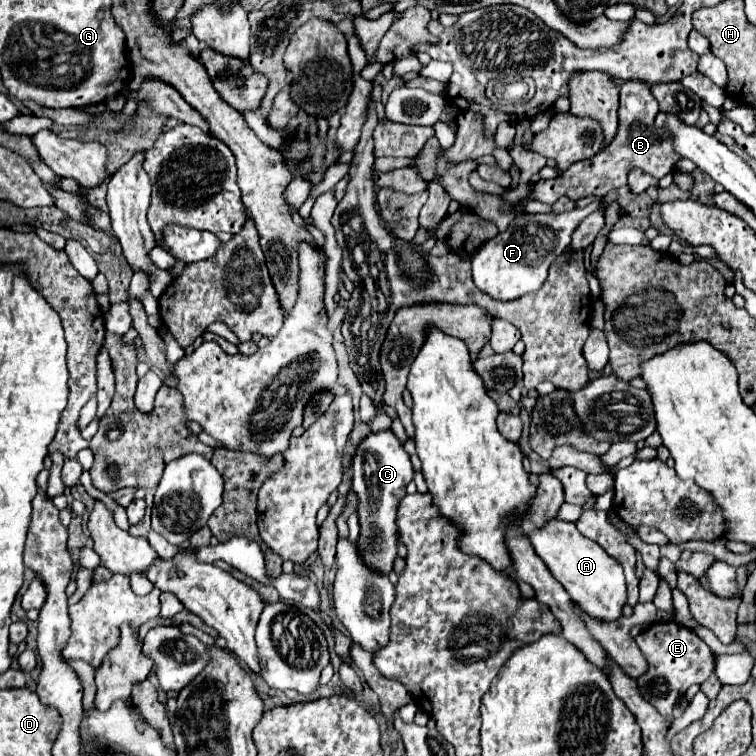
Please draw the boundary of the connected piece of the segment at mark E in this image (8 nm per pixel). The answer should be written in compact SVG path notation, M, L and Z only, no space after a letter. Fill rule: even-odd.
M654 622L634 640L650 664L648 672L638 678L640 692L644 694L644 700L652 702L652 706L656 706L656 710L660 710L660 714L664 714L666 718L672 716L674 704L686 694L692 684L706 682L714 672L712 650L690 628L678 622Z

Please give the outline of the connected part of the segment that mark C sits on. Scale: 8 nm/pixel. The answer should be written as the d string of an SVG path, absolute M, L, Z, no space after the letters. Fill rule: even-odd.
M384 430L378 434L370 434L358 446L352 472L352 492L358 496L360 518L360 538L356 542L358 552L370 570L388 576L394 568L394 560L398 558L400 532L396 526L396 508L400 500L406 496L406 486L414 476L410 456L402 448L402 444L396 442L396 436L390 430Z

